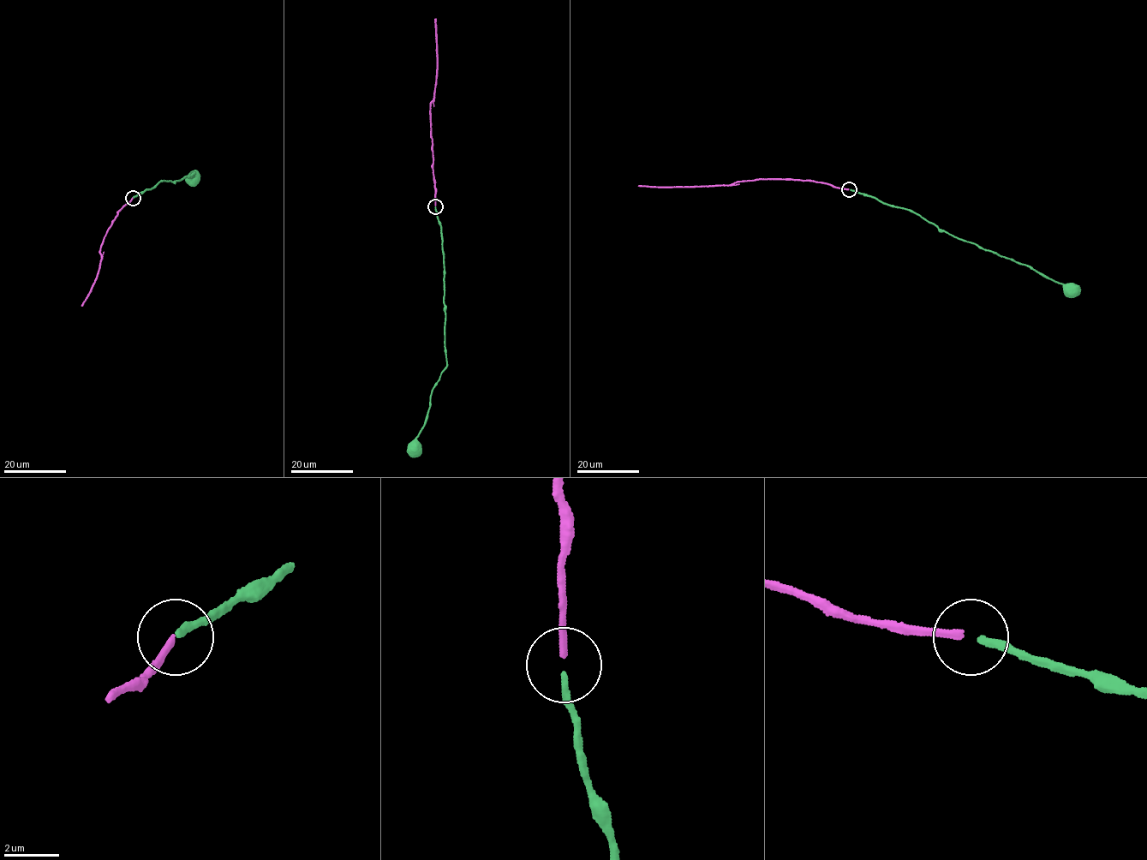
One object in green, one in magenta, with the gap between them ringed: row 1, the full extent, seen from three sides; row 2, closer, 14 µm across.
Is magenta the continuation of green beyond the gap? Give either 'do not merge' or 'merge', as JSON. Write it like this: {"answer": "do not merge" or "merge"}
{"answer": "merge"}

